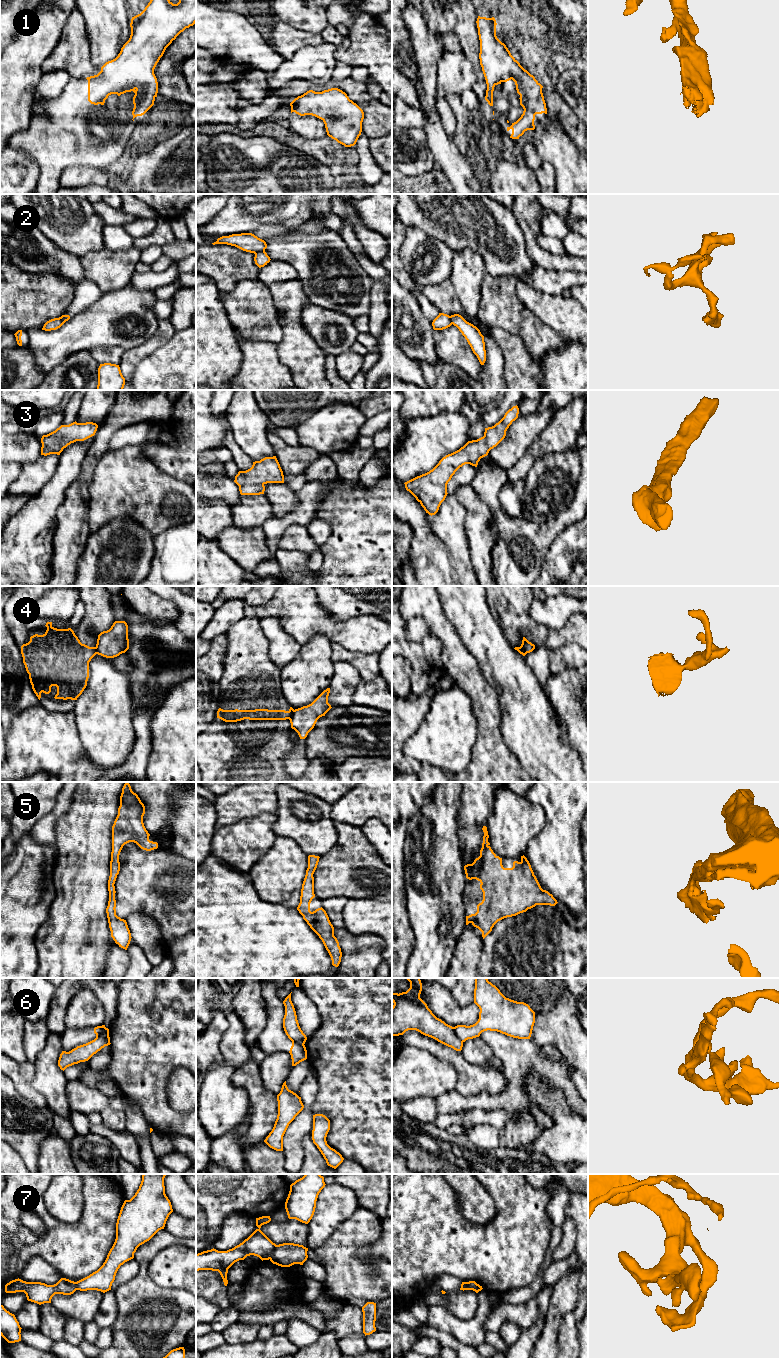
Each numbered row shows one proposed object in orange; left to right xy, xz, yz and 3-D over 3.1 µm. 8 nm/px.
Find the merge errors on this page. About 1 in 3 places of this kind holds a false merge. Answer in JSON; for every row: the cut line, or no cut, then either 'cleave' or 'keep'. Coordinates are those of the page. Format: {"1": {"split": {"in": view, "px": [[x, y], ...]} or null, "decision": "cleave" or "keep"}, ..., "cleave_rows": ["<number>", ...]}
{"1": {"split": null, "decision": "keep"}, "2": {"split": null, "decision": "keep"}, "3": {"split": null, "decision": "keep"}, "4": {"split": {"in": "xz", "px": [[294, 710], [289, 719]]}, "decision": "cleave"}, "5": {"split": null, "decision": "keep"}, "6": {"split": {"in": "yz", "px": [[453, 1027], [453, 1030], [462, 1042]]}, "decision": "cleave"}, "7": {"split": {"in": "xz", "px": [[277, 1245], [269, 1258]]}, "decision": "cleave"}, "cleave_rows": ["4", "6", "7"]}

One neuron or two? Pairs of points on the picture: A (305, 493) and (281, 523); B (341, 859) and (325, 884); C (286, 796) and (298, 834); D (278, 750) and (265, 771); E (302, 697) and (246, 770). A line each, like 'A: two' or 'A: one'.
A: one
B: one
C: one
D: one
E: two

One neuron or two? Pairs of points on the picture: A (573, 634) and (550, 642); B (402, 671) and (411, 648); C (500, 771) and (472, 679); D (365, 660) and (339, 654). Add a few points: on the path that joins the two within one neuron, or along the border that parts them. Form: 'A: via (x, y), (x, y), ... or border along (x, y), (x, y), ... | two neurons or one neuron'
A: via (567, 636), (556, 637) | one neuron
B: border along (402, 656), (410, 667), (411, 684) | two neurons
C: via (489, 748), (489, 721), (485, 702) | one neuron
D: via (359, 660), (345, 656) | one neuron

